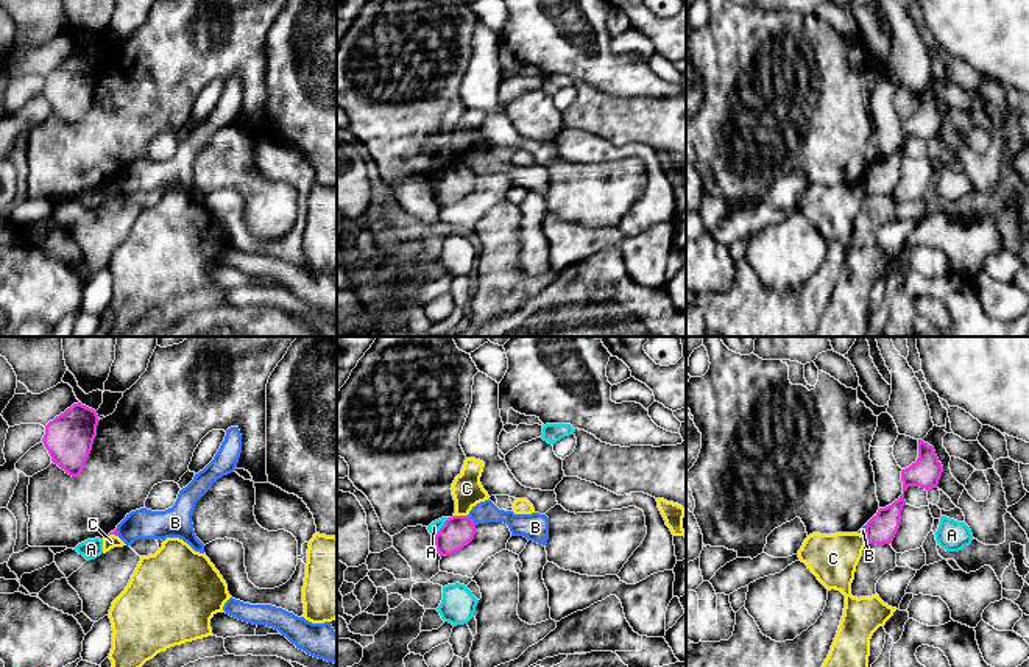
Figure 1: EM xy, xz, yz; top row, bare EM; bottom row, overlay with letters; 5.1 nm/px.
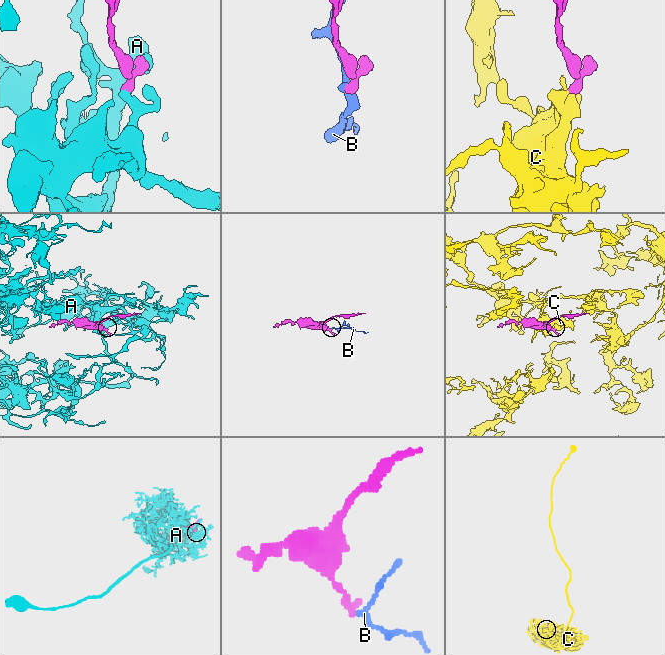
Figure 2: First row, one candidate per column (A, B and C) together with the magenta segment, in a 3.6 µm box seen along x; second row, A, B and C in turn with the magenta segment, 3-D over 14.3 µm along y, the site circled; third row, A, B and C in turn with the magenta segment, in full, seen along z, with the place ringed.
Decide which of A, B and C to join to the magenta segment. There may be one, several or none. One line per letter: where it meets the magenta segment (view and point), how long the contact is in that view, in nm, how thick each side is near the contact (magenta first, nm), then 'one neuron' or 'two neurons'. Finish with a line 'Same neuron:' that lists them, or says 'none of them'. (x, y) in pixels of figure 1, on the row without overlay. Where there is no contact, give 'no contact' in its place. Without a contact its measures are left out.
A: xz (442, 178) | 130 nm | 160/60 nm | two neurons
B: xz (471, 170) | 70 nm | 160/110 nm | two neurons
C: xz (460, 167) | 70 nm | 160/160 nm | two neurons
Same neuron: none of them

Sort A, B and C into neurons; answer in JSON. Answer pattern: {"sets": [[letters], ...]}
{"sets": [["A"], ["B"], ["C"]]}

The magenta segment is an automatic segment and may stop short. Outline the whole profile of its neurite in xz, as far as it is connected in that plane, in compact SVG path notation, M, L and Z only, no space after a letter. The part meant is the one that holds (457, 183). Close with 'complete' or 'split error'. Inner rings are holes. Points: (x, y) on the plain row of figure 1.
M469 167L449 168L435 189L440 207L452 206L468 196L476 185L476 175Z; complete

